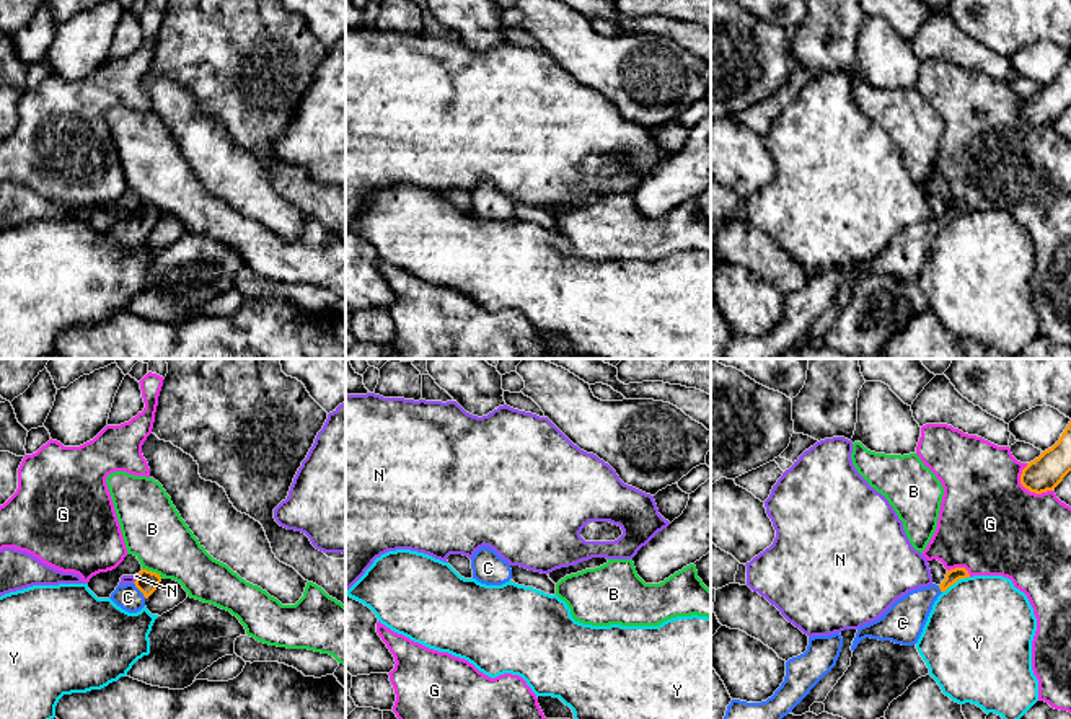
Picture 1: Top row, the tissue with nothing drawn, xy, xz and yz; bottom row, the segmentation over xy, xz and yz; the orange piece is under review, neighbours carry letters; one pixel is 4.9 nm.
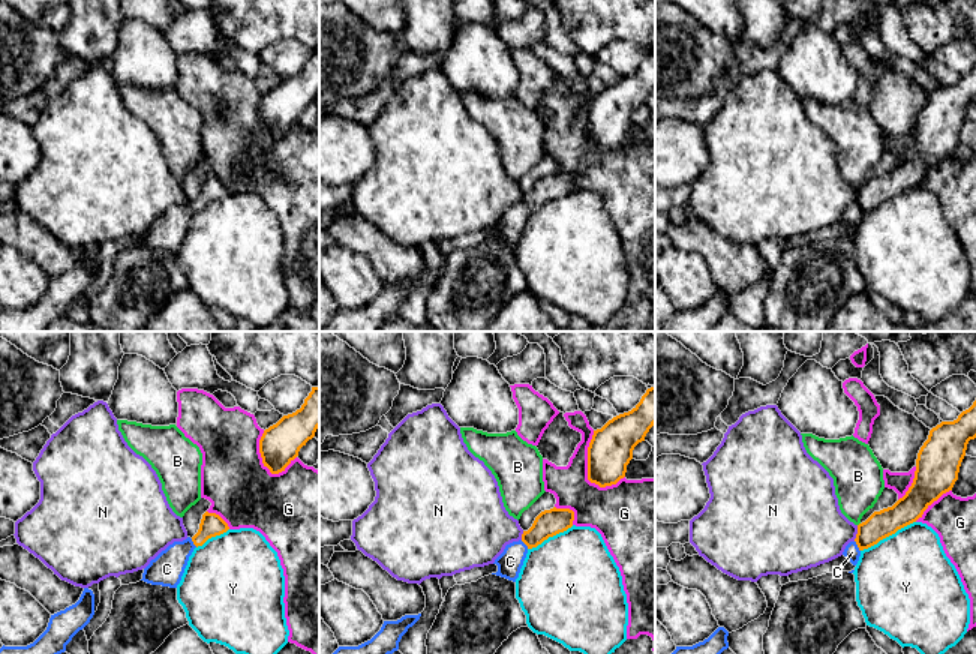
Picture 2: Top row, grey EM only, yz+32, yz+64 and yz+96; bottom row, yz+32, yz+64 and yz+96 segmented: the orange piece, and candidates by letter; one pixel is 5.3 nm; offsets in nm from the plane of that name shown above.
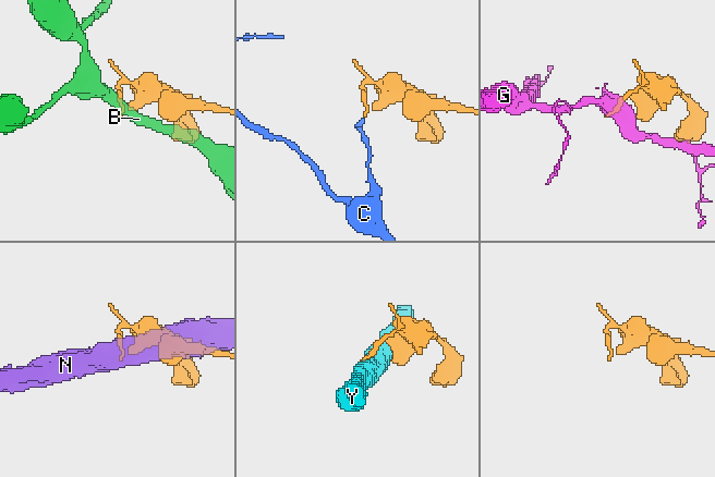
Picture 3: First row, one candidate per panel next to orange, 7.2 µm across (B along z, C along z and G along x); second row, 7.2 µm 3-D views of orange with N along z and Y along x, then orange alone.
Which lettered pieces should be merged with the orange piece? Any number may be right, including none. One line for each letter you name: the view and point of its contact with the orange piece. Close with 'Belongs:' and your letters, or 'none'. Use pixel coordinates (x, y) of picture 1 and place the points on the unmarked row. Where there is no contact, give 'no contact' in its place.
C: meets orange in xy at (139, 224)
Belongs: C

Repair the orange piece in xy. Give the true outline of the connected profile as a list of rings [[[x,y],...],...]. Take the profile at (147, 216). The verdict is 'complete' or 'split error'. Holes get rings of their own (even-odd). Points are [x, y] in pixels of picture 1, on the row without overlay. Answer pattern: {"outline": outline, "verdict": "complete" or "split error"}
{"outline": [[[142,204],[134,218],[119,218],[109,233],[122,245],[137,248],[145,241],[145,235],[156,225],[160,217],[160,209]]], "verdict": "split error"}

